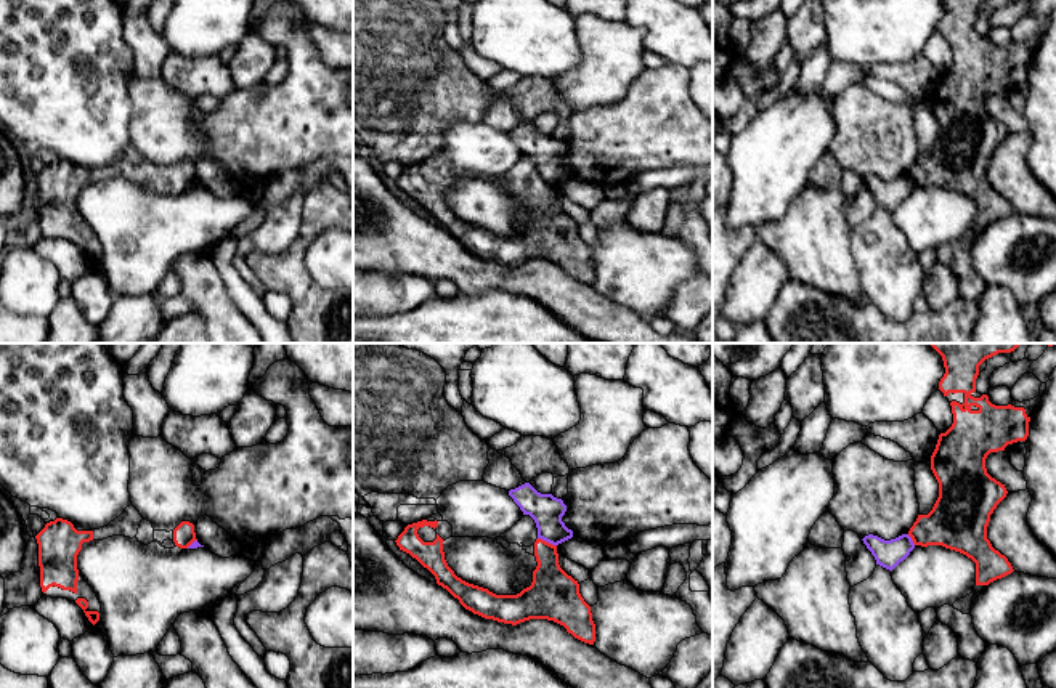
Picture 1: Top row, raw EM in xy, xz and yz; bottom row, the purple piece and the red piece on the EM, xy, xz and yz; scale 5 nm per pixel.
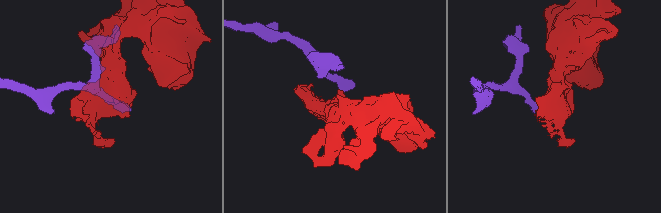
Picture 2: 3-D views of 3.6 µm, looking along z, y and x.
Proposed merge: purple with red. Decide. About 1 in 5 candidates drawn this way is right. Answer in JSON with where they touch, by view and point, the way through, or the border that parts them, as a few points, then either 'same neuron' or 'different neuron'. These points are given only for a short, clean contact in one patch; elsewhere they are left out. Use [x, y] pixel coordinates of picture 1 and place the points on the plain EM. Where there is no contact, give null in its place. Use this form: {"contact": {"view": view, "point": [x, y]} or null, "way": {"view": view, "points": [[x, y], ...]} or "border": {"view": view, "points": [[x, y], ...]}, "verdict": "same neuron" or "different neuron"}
{"contact": {"view": "xz", "point": [548, 182]}, "border": {"view": "xz", "points": [[538, 178], [556, 186]]}, "verdict": "different neuron"}

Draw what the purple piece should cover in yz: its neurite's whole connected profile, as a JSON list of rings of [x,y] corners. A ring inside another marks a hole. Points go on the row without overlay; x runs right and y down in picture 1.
[[[868,175],[862,181],[875,197],[876,205],[889,212],[892,212],[900,202],[904,202],[915,189],[915,184],[908,175],[902,175],[891,181]]]

